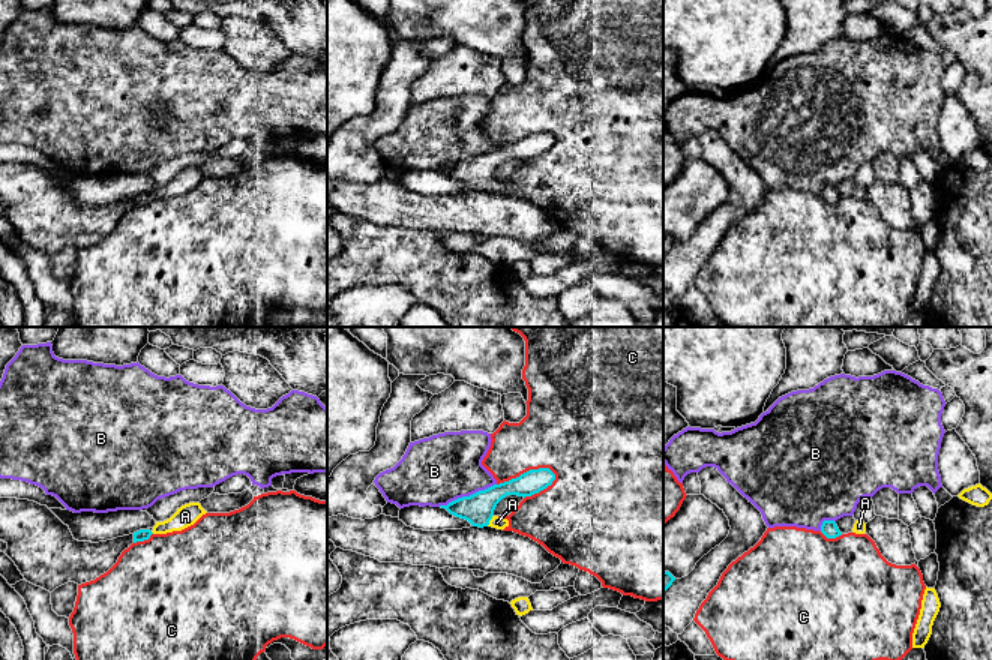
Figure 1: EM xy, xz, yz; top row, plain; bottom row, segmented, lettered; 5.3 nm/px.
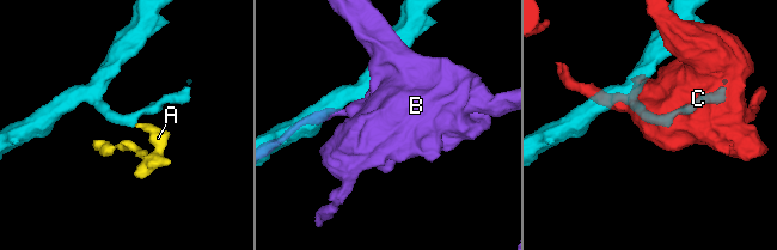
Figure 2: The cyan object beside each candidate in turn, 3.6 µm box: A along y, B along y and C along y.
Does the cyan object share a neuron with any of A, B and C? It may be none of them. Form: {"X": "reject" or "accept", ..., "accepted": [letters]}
{"A": "accept", "B": "reject", "C": "reject", "accepted": ["A"]}

